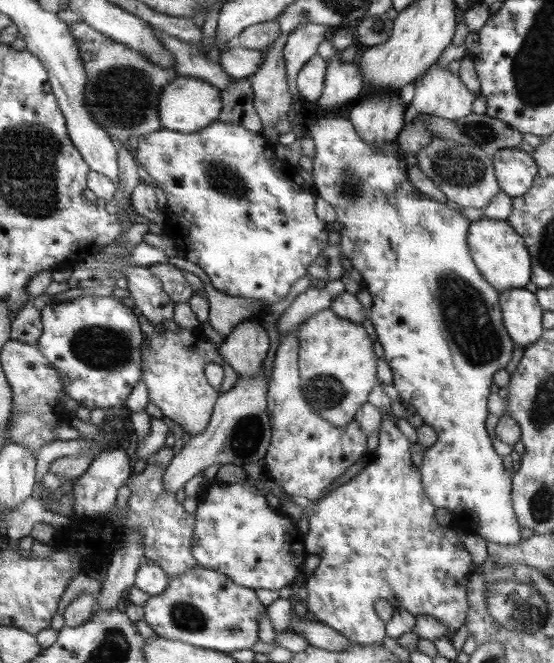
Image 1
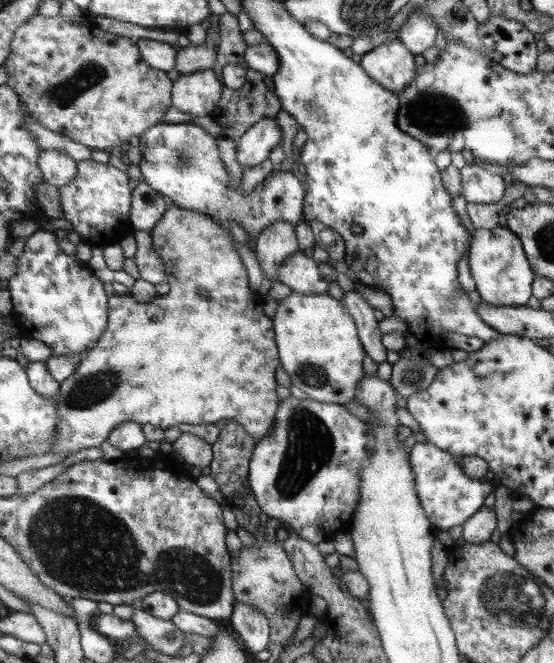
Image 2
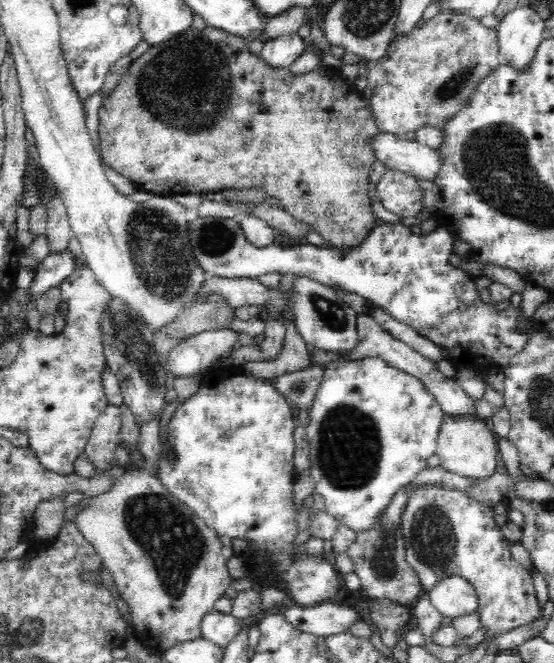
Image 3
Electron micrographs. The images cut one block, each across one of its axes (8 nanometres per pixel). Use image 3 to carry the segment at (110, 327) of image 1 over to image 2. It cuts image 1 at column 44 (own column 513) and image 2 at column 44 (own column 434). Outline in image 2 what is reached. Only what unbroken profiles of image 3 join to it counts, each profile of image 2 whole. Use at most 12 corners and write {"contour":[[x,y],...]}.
{"contour":[[41,228],[8,280],[20,335],[83,353],[107,326],[99,278]]}

